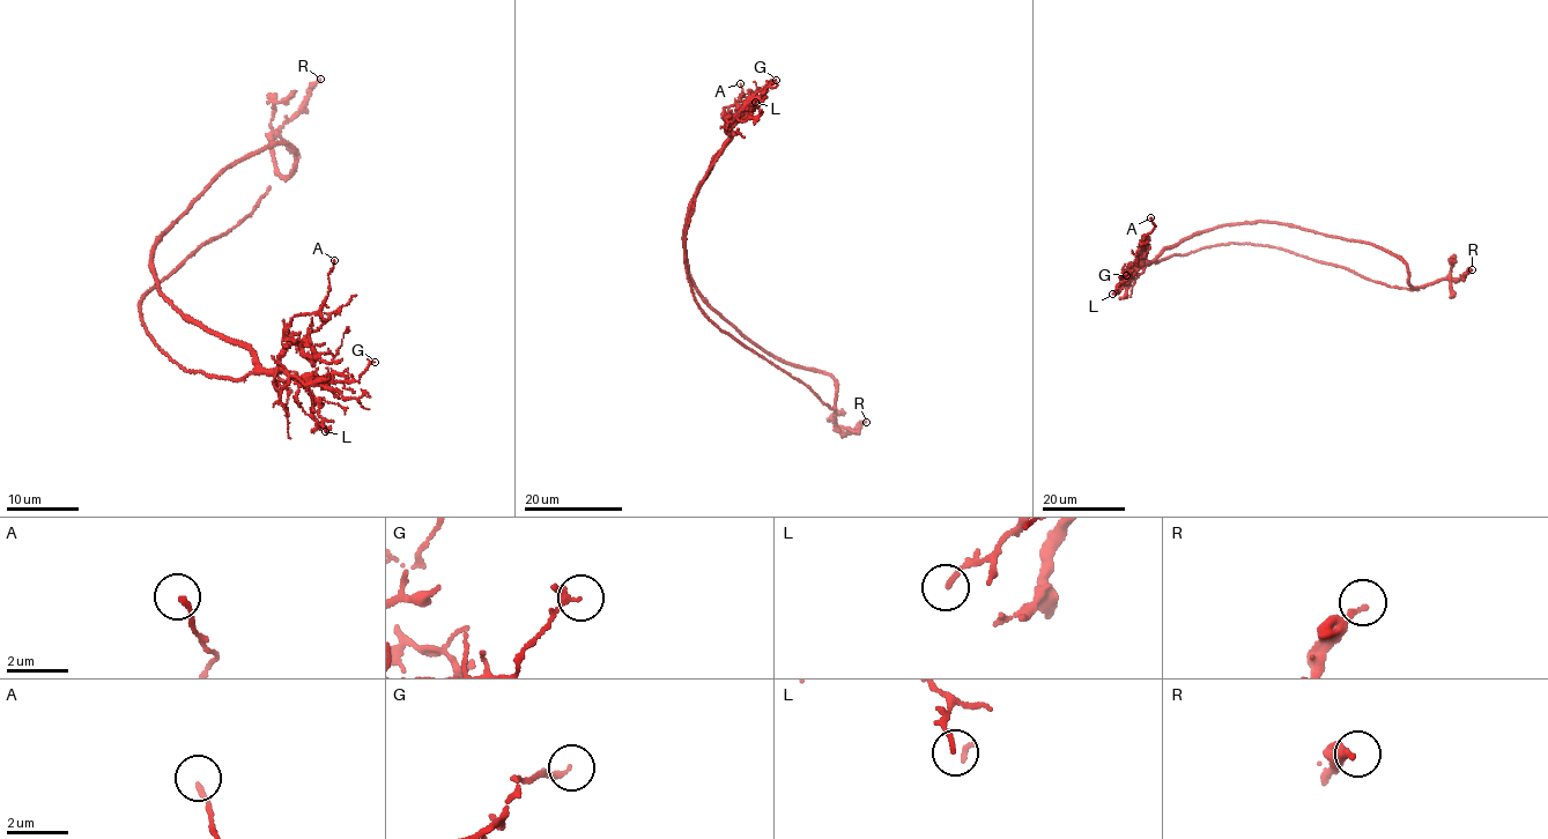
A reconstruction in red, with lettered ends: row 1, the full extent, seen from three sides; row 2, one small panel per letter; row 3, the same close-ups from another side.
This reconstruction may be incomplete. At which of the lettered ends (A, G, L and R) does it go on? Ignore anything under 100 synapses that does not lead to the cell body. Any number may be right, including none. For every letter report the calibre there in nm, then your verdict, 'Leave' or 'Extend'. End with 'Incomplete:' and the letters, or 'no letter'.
A: Thickness 130 nm. Leave
G: Thickness 190 nm. Leave
L: Thickness 140 nm. Leave
R: Thickness 200 nm. Leave
Incomplete: no letter

